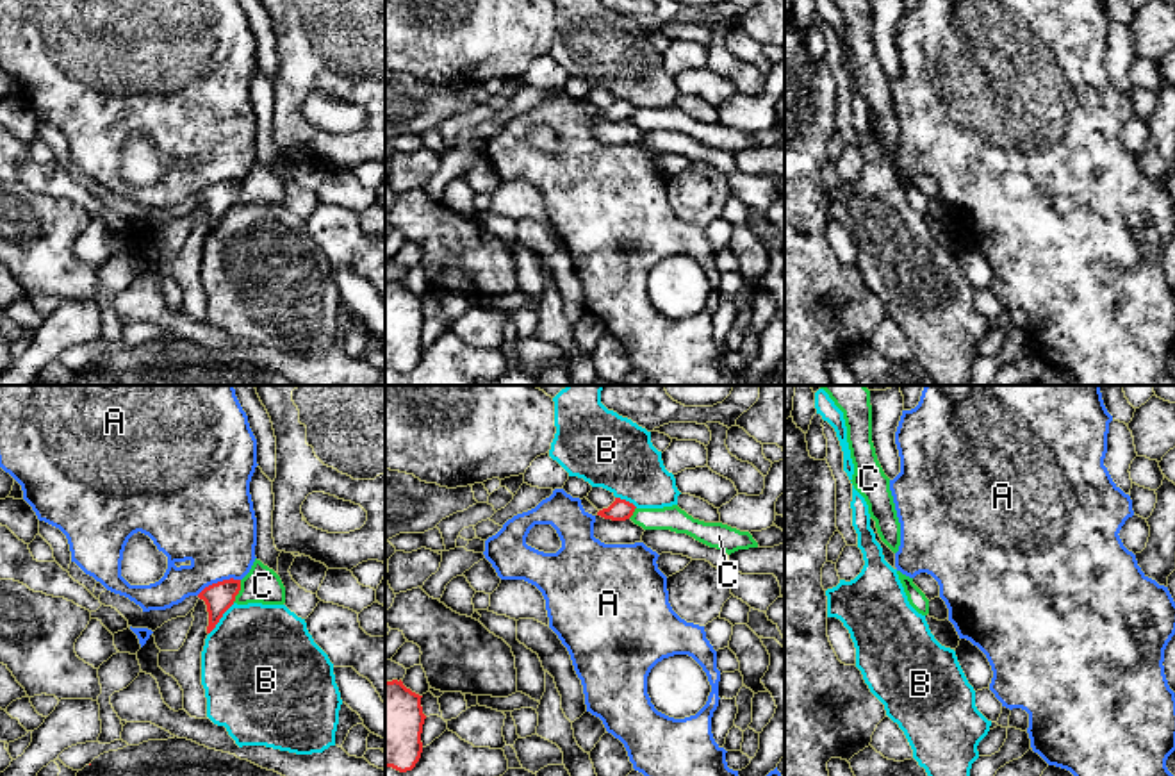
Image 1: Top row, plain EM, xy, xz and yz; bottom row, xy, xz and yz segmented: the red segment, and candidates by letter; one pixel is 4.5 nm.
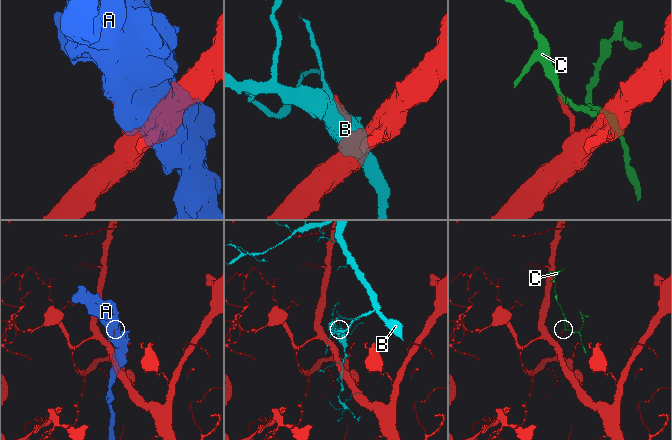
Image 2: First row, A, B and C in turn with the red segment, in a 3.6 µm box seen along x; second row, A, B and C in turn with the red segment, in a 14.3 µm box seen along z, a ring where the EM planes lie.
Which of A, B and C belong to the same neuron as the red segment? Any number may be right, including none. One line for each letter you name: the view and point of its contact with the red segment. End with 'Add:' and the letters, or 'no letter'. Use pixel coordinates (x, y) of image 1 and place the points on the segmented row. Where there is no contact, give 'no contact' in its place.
Add: no letter

